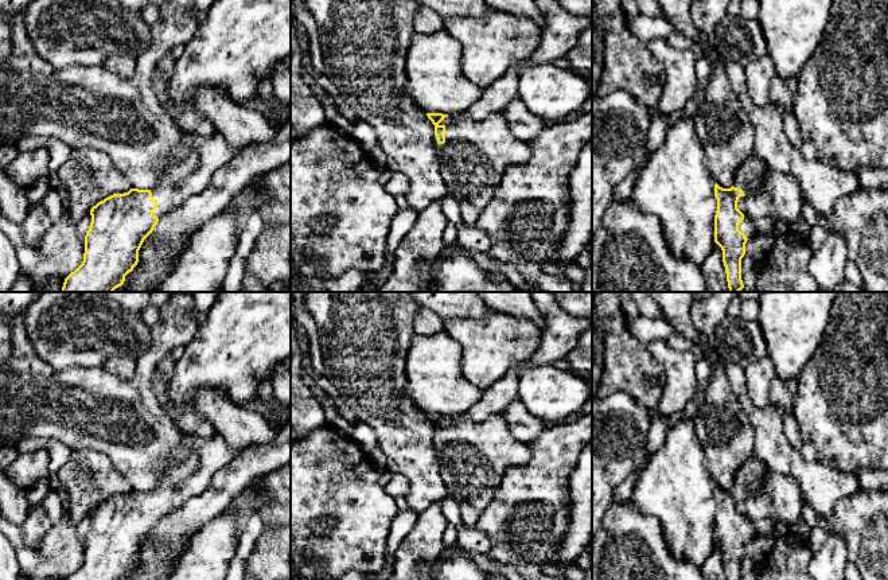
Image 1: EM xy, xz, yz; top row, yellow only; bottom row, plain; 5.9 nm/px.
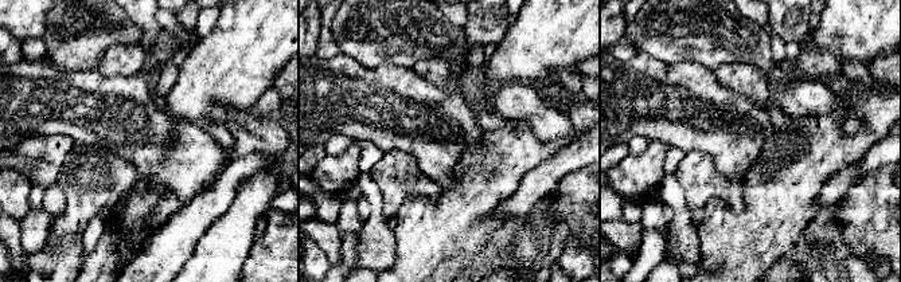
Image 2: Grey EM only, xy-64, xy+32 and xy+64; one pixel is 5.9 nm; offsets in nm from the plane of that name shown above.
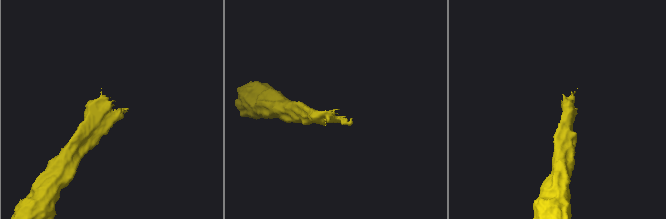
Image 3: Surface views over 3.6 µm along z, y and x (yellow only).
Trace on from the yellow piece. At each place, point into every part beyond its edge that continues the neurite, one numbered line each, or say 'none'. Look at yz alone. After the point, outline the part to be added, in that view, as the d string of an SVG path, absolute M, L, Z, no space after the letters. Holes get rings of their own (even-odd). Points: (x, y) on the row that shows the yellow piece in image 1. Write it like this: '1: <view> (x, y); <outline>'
1: yz (747, 226); M744 215L744 219L739 225L739 230L744 233L747 238L753 238L757 234L755 219Z

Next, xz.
1: xz (471, 162); M499 113L483 120L474 120L468 114L452 114L452 122L445 126L445 143L439 144L433 135L433 145L439 160L439 172L448 191L470 202L482 211L502 182L503 171L513 164L525 164L530 159L529 141L517 139Z

